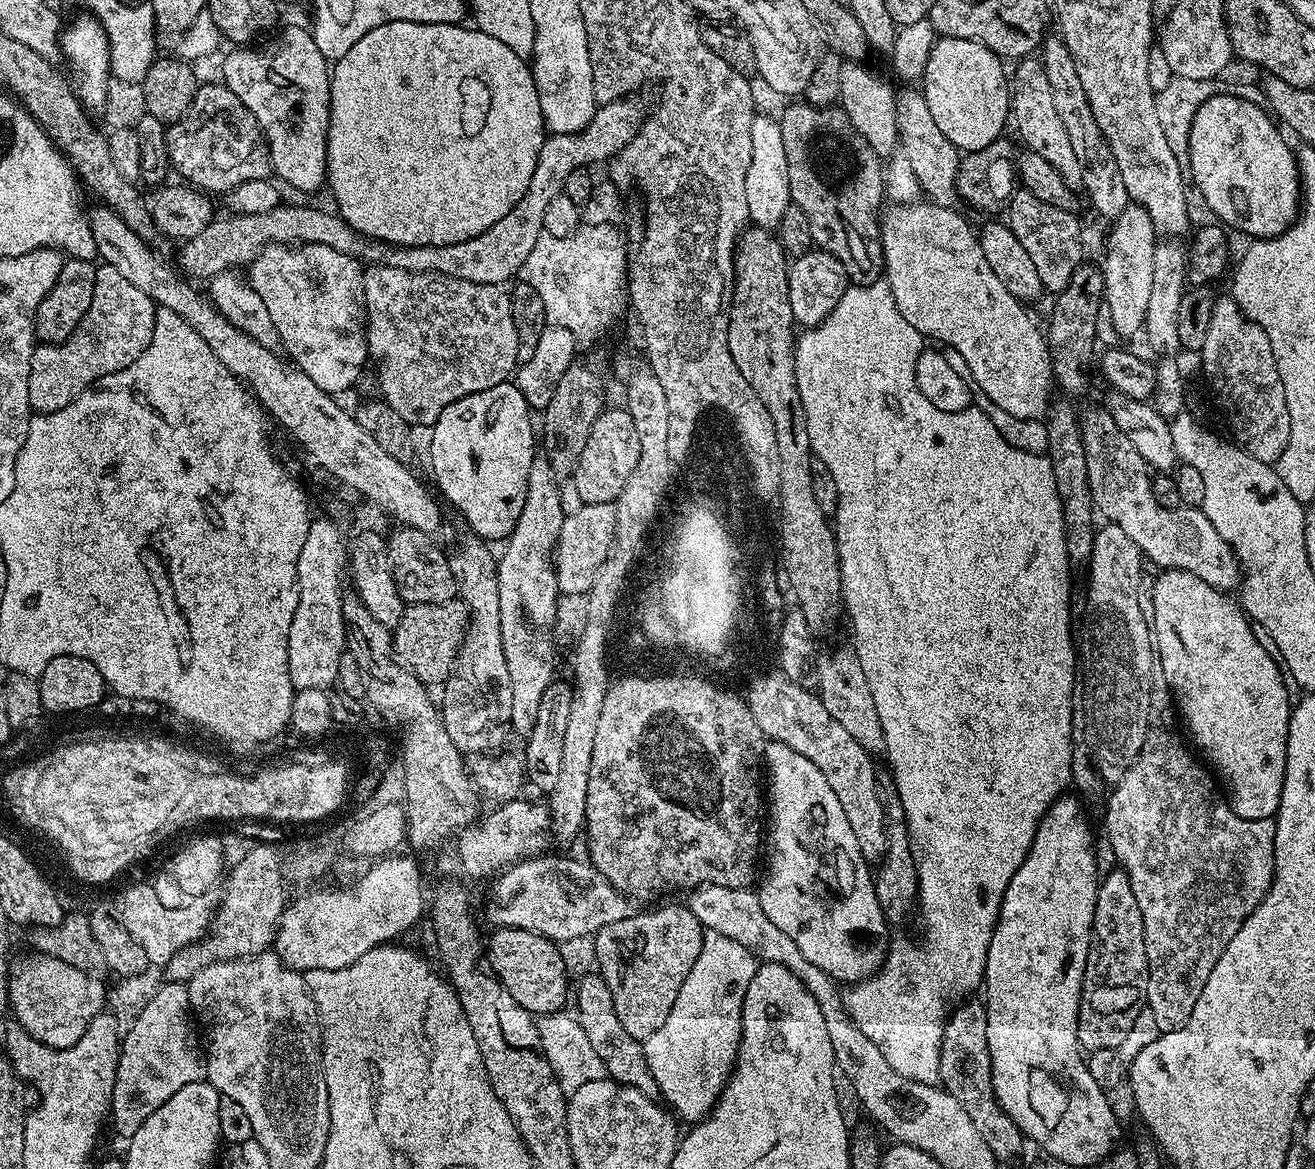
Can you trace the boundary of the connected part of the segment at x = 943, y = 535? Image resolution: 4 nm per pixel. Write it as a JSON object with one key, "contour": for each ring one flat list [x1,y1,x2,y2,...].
{"contour":[[886,282,878,284,867,284,866,286,850,286,842,294,838,306,827,316,816,328,809,328,799,333,796,341,796,385,798,394,802,394,802,410,806,410,806,430,810,430,810,442,812,443,812,455,817,460,826,462,830,474,834,474,834,486,838,486,838,506,834,517,834,531,836,534,836,549,840,559,840,595,842,597,842,608,852,619,852,636,856,657,858,662,862,662,862,670,870,681,870,694,874,694,874,706,878,709,878,722,882,722,882,734,886,738,886,759,892,767,892,780,896,783,896,792,900,795,900,804,904,807,904,816,908,819,908,832,912,835,910,839,911,847,918,857,916,862,916,879,918,881,918,913,920,920,924,923,924,941,921,944,912,944,908,948,908,961,904,964,904,972,900,972,900,952,896,946,889,947,884,963,866,980,857,980,843,993,845,1010,848,1011,850,1019,856,1024,858,1030,862,1030,866,1037,870,1038,881,1050,885,1058,890,1062,890,1066,898,1071,904,1068,904,1076,920,1082,916,1076,933,1076,936,1081,940,1078,940,1043,944,1037,944,1025,947,1024,950,1009,957,1002,963,1001,972,991,979,989,984,982,984,971,986,970,987,954,990,950,991,938,996,929,996,923,1000,917,1000,907,1002,898,1006,894,1006,886,1010,886,1010,878,1022,866,1022,862,1028,857,1030,846,1034,842,1034,834,1038,830,1040,820,1048,812,1055,800,1059,800,1062,793,1071,785,1071,718,1074,698,1072,691,1078,688,1078,648,1072,644,1072,627,1074,621,1071,614,1071,598,1074,591,1072,577,1074,571,1066,554,1066,534,1063,528,1063,506,1059,498,1058,490,1055,488,1054,474,1051,472,1051,462,1047,455,1035,456,1026,454,1026,450,1018,450,994,430,994,422,984,413,983,407,970,406,961,412,947,412,938,410,938,406,932,403,918,390,918,382,912,377,913,360,916,360,916,350,922,344,922,337,906,318,896,309,894,294]]}

